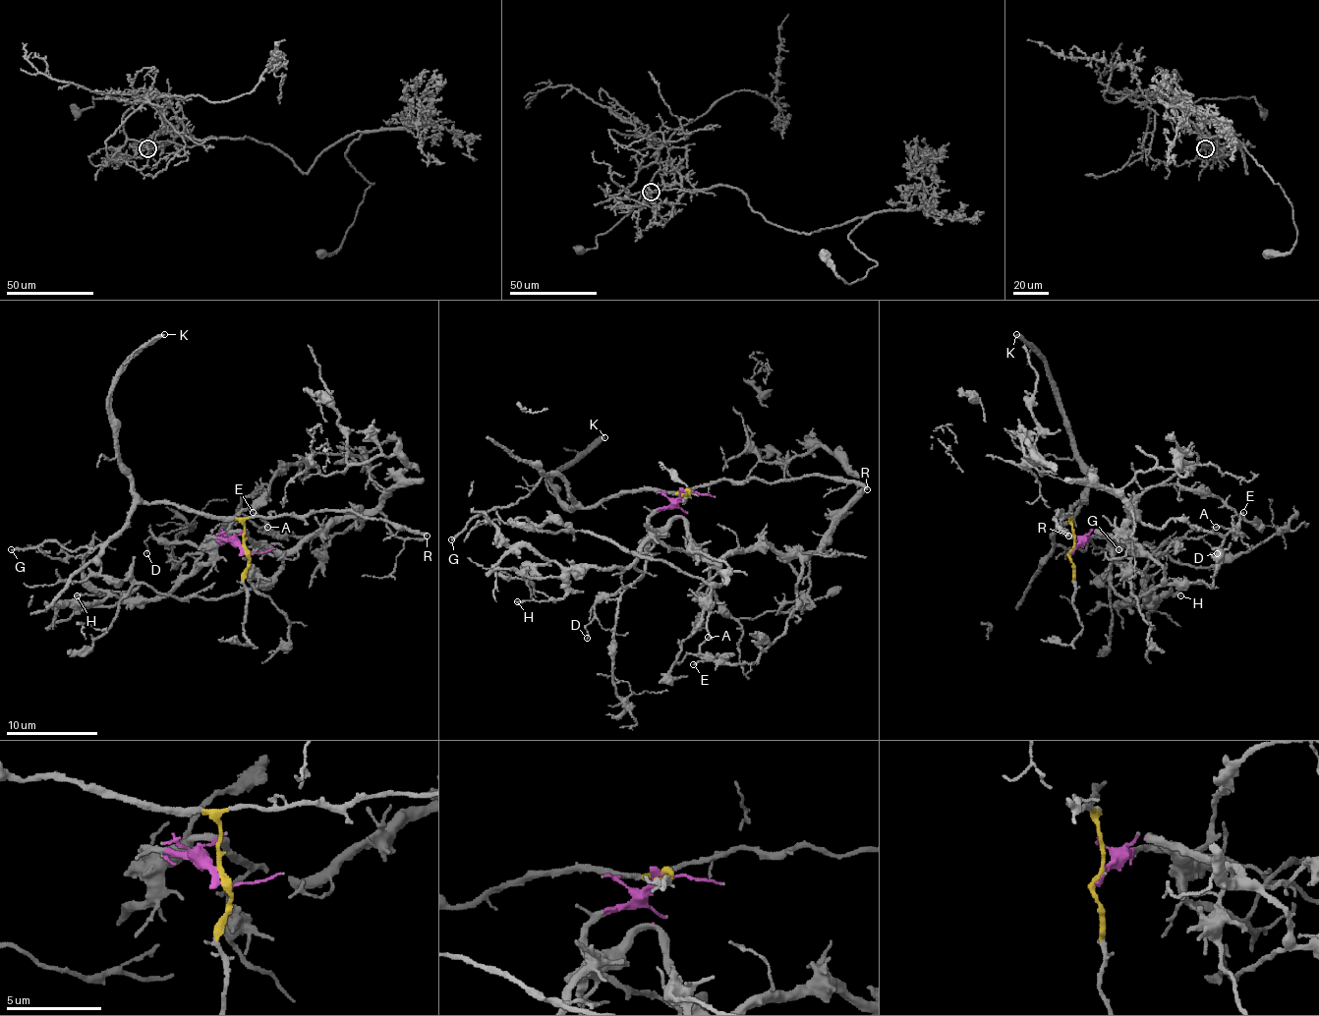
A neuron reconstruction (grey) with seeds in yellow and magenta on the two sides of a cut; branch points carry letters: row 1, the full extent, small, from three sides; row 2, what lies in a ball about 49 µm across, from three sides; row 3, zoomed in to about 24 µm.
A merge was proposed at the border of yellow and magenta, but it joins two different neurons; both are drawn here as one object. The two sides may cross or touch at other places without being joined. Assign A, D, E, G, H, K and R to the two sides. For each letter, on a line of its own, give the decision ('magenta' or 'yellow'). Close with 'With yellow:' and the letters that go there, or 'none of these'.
A: magenta
D: magenta
E: magenta
G: yellow
H: magenta
K: yellow
R: yellow
With yellow: G, K, R

